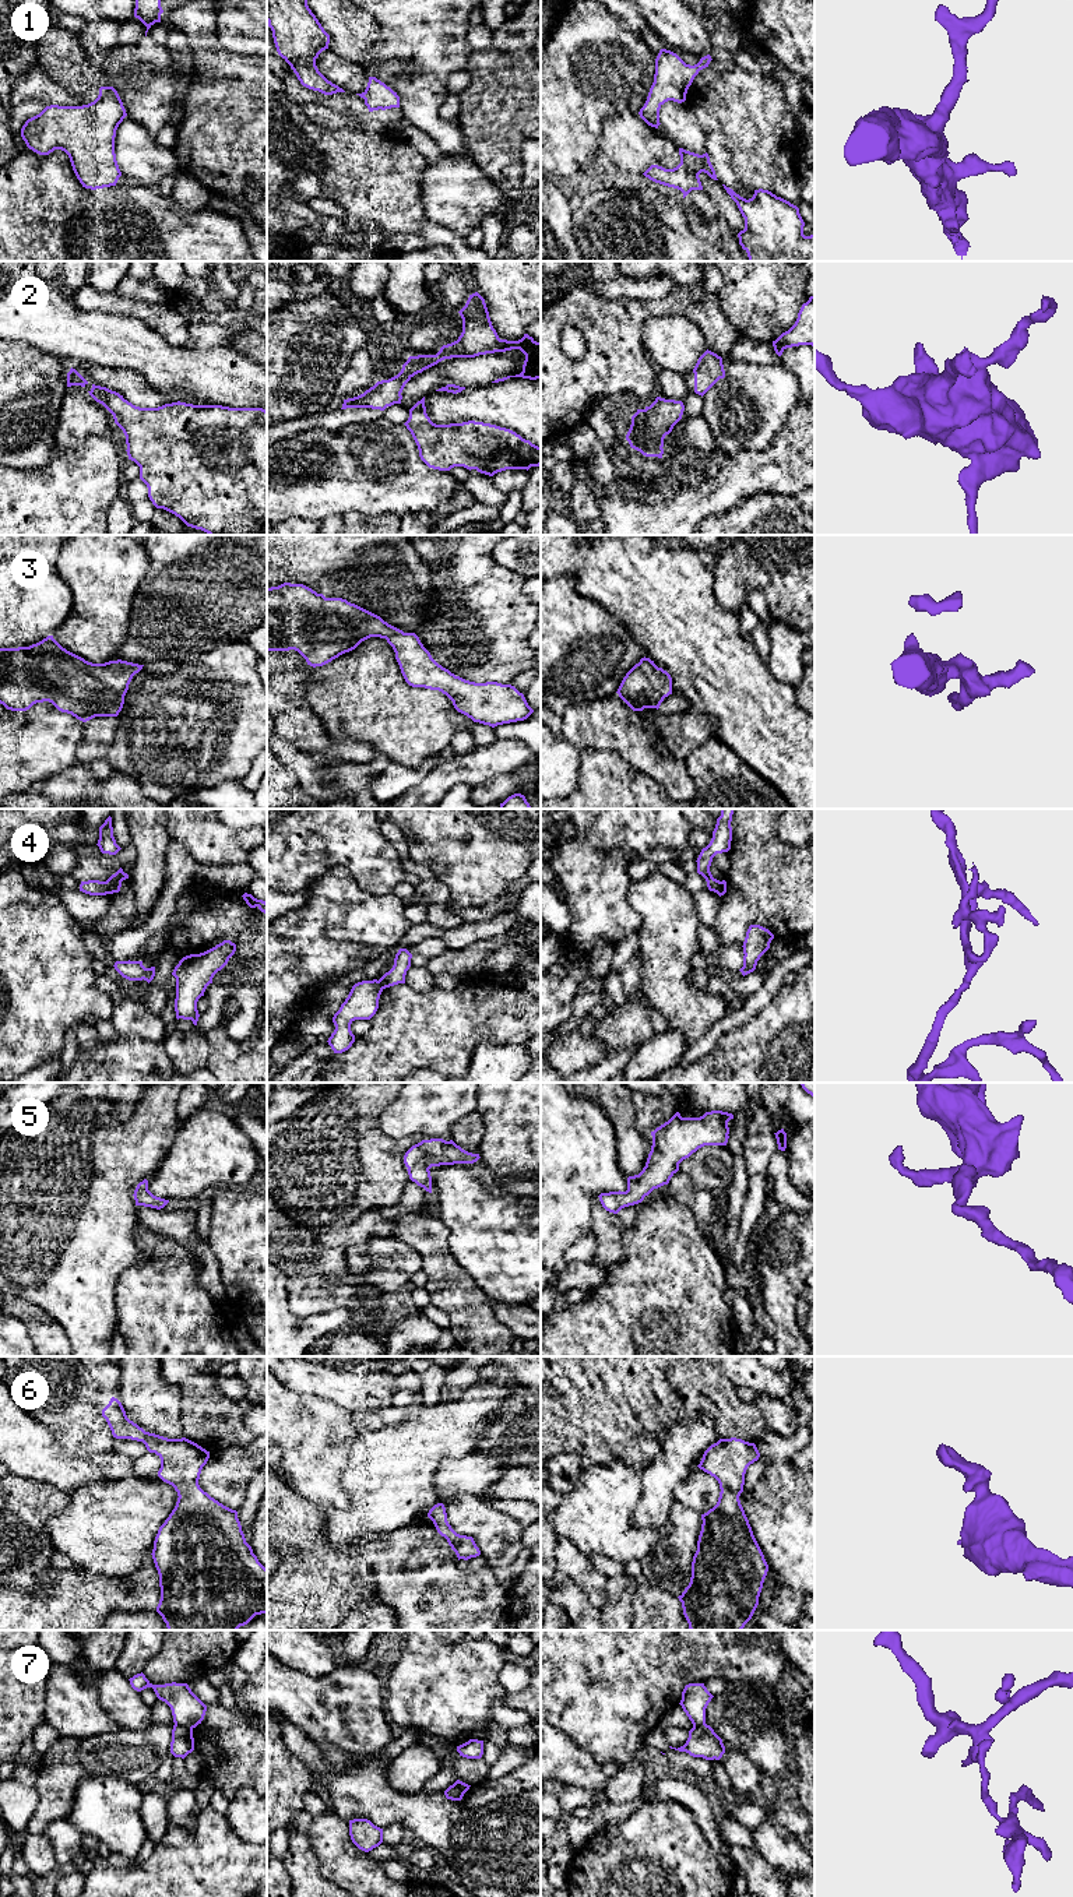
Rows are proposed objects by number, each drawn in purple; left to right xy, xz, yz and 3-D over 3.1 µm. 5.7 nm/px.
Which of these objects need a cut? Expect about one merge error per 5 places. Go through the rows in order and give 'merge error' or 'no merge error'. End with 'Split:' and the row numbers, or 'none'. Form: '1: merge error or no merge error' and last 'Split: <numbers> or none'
1: no merge error
2: no merge error
3: no merge error
4: merge error
5: no merge error
6: no merge error
7: merge error
Split: 4, 7

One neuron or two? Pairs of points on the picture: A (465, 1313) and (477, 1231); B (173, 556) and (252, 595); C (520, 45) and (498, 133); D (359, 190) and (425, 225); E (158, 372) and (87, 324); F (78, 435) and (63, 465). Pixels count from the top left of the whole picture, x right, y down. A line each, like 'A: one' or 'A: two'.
A: two
B: one
C: one
D: one
E: one
F: two

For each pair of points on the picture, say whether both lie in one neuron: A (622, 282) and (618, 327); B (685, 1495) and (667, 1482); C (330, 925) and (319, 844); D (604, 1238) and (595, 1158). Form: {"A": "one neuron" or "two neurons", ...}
{"A": "two neurons", "B": "two neurons", "C": "two neurons", "D": "two neurons"}

